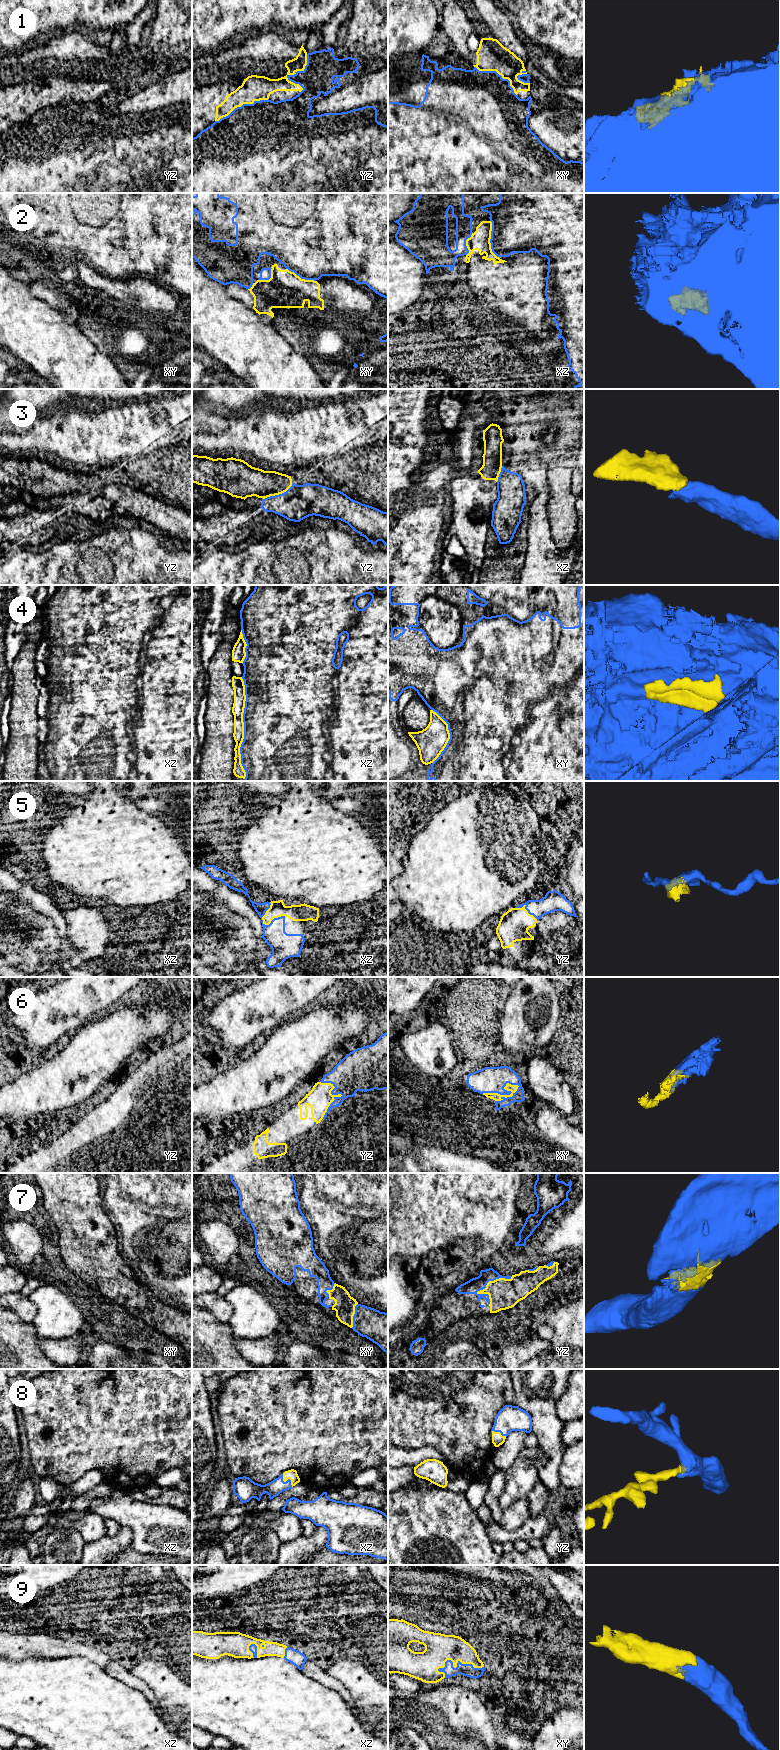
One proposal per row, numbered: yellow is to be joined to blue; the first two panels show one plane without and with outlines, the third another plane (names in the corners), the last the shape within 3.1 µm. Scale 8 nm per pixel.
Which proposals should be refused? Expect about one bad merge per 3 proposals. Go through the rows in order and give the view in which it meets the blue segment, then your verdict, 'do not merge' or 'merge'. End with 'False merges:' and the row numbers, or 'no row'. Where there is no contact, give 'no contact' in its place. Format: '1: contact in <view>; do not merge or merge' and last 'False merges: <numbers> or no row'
1: contact in yz; do not merge
2: contact in xz; do not merge
3: contact in yz; do not merge
4: contact in xz; do not merge
5: contact in xz; merge
6: contact in xy; merge
7: contact in yz; merge
8: contact in xz; merge
9: contact in xy; merge
False merges: 1, 2, 3, 4

